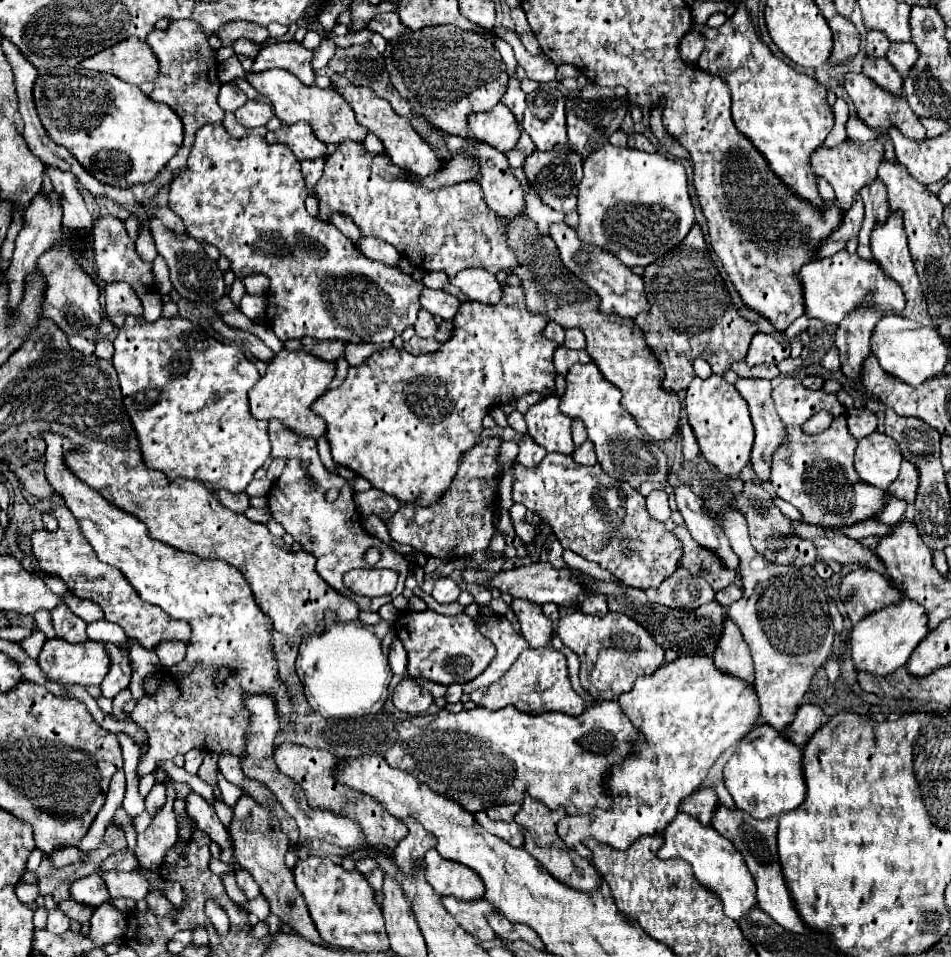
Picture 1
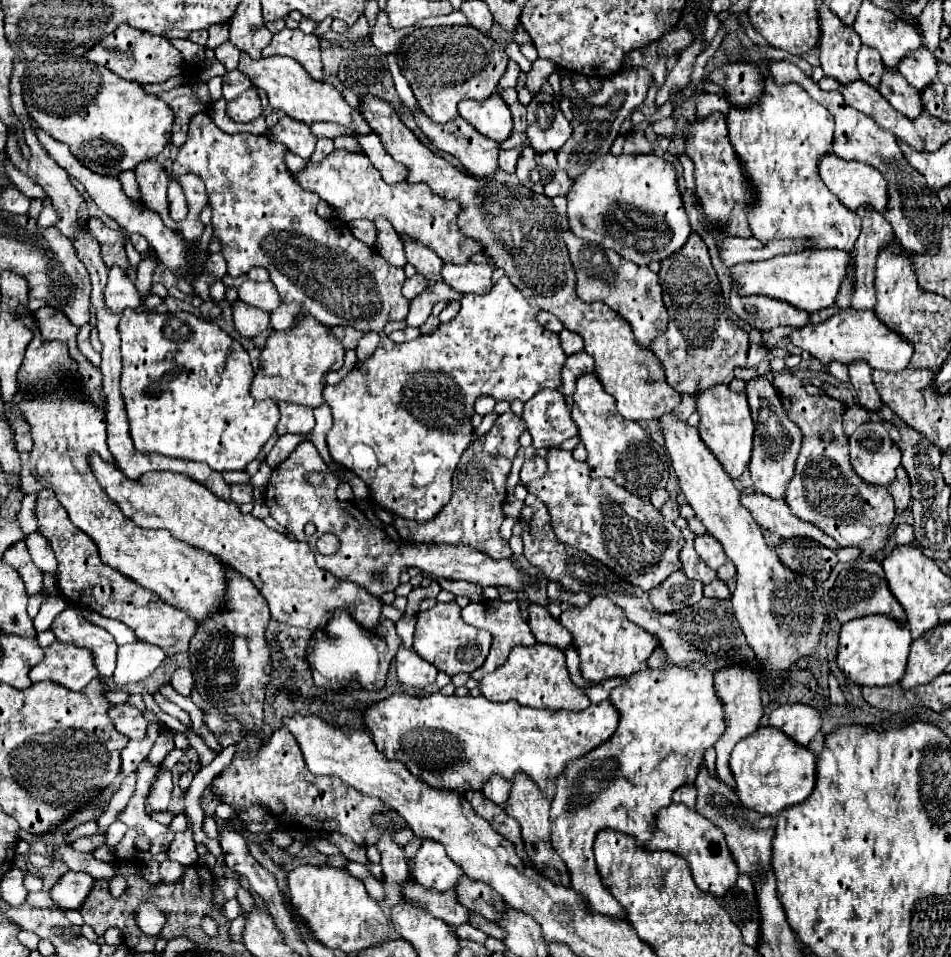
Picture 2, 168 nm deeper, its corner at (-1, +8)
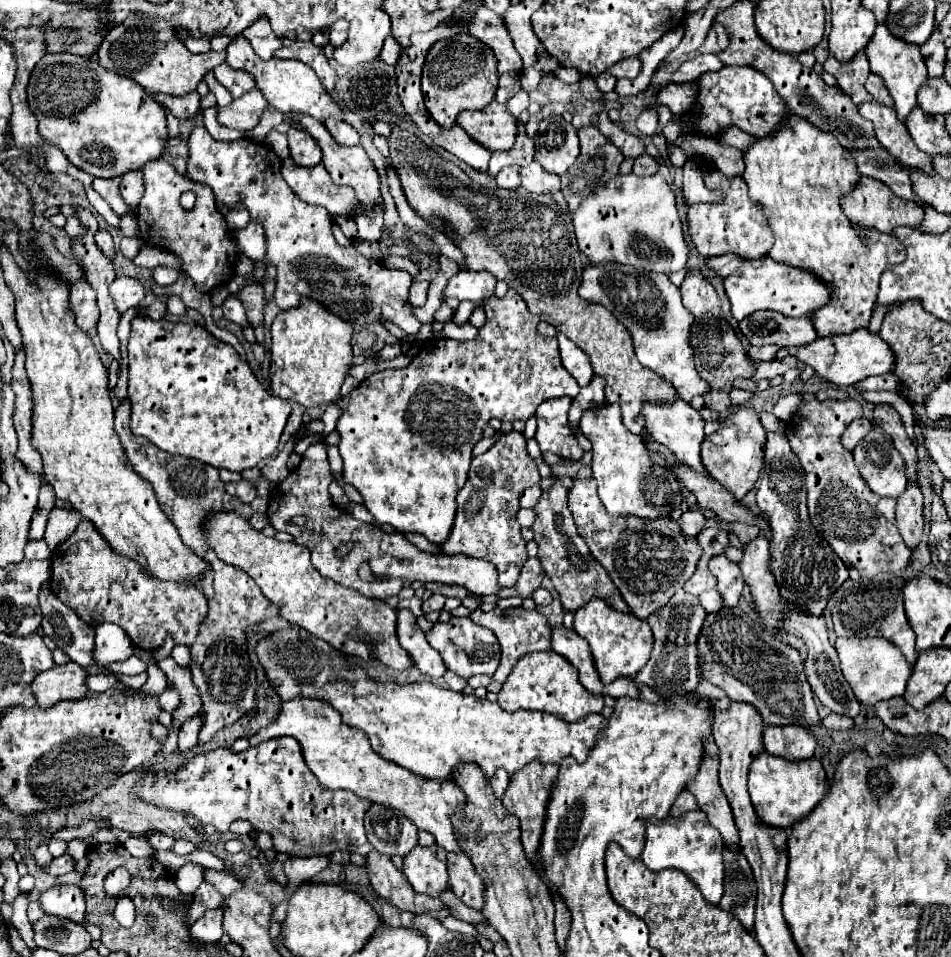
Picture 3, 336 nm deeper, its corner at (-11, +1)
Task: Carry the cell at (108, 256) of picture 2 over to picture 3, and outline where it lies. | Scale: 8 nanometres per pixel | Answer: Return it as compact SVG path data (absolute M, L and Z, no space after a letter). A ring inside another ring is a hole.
M96 231L94 241L96 241L98 249L100 249L106 257L110 257L110 259L112 259L112 257L116 255L116 249L114 249L114 243L112 243L112 237L110 237L110 233L108 233L108 231Z

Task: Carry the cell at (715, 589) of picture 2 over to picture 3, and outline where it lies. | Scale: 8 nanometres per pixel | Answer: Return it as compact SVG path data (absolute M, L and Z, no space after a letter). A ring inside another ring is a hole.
M716 589L702 593L698 599L700 599L700 605L704 605L708 613L712 613L712 611L720 611L720 609L722 609L722 607L720 607L720 593L718 593Z

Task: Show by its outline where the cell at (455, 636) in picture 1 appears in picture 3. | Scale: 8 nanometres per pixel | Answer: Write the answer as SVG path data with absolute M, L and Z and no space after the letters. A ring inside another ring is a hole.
M452 617L448 623L436 623L434 629L426 635L428 643L442 655L446 669L456 675L470 679L472 675L494 675L500 663L500 645L496 635L490 629L476 625L470 617Z

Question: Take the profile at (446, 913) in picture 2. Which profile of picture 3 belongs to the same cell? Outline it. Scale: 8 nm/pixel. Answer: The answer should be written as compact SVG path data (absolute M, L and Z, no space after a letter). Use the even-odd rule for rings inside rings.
M372 849L366 855L366 873L370 877L372 889L380 897L396 905L400 911L410 911L414 915L430 915L434 919L444 919L450 915L448 907L440 899L414 893L402 877L402 869L396 869L388 855Z

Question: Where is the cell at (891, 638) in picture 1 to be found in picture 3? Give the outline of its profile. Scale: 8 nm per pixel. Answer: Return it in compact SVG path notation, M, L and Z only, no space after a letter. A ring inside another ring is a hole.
M838 637L834 647L838 651L842 675L850 683L856 699L862 705L876 705L878 701L886 701L886 699L904 695L906 683L912 675L912 667L900 655L898 647L892 647L892 643L888 643L886 639L868 639L868 637L864 637L864 639Z

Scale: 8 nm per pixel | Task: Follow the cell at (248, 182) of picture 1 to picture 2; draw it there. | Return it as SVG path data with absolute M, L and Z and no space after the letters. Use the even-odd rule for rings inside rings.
M198 114L190 120L188 140L178 150L172 176L196 174L206 184L208 204L212 206L214 238L222 246L228 274L242 276L252 266L262 266L270 272L270 280L280 294L280 306L270 312L270 326L276 332L288 332L306 314L328 328L352 326L360 332L382 332L388 322L404 320L410 308L410 300L402 296L402 284L406 280L404 268L388 264L374 248L356 240L344 220L320 218L316 214L320 198L294 180L284 162L286 152L284 144L268 140L264 134L226 134L214 126L208 114Z

